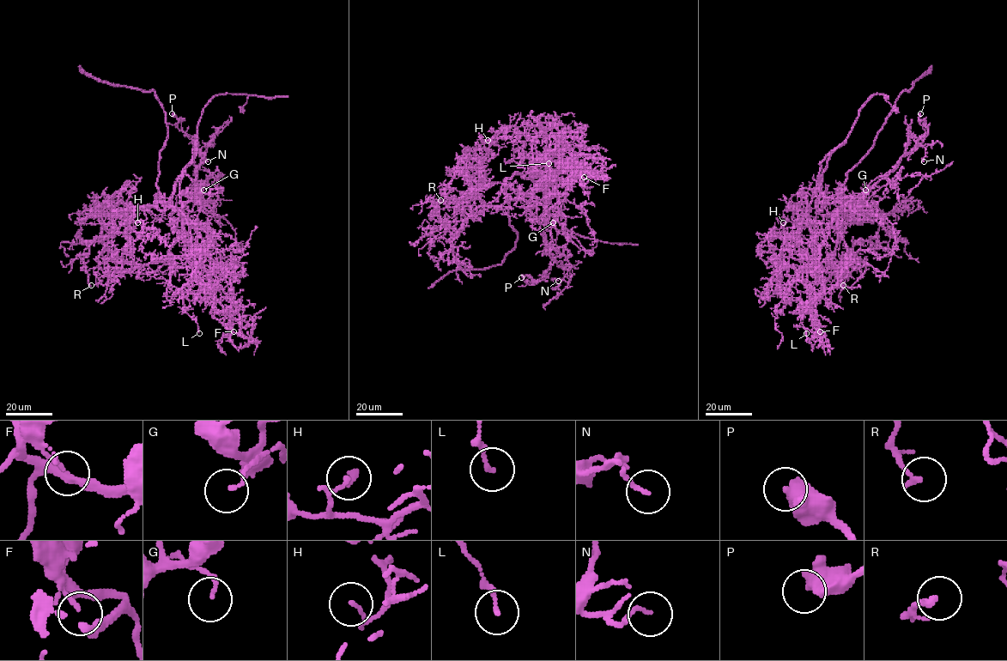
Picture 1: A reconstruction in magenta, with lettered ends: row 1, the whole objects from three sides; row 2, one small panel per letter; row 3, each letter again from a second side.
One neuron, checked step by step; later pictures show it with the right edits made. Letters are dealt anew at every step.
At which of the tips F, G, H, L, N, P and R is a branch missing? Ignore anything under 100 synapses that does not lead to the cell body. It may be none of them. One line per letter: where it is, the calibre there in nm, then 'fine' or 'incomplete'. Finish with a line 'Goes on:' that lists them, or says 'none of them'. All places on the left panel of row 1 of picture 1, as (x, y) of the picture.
F: at (233, 331); 90 nm thick; fine
G: at (203, 190); 110 nm thick; fine
H: at (137, 222); 70 nm thick; fine
L: at (199, 333); 130 nm thick; fine
N: at (208, 161); 110 nm thick; fine
P: at (172, 113); 420 nm thick; fine
R: at (91, 285); 180 nm thick; fine
Goes on: none of them

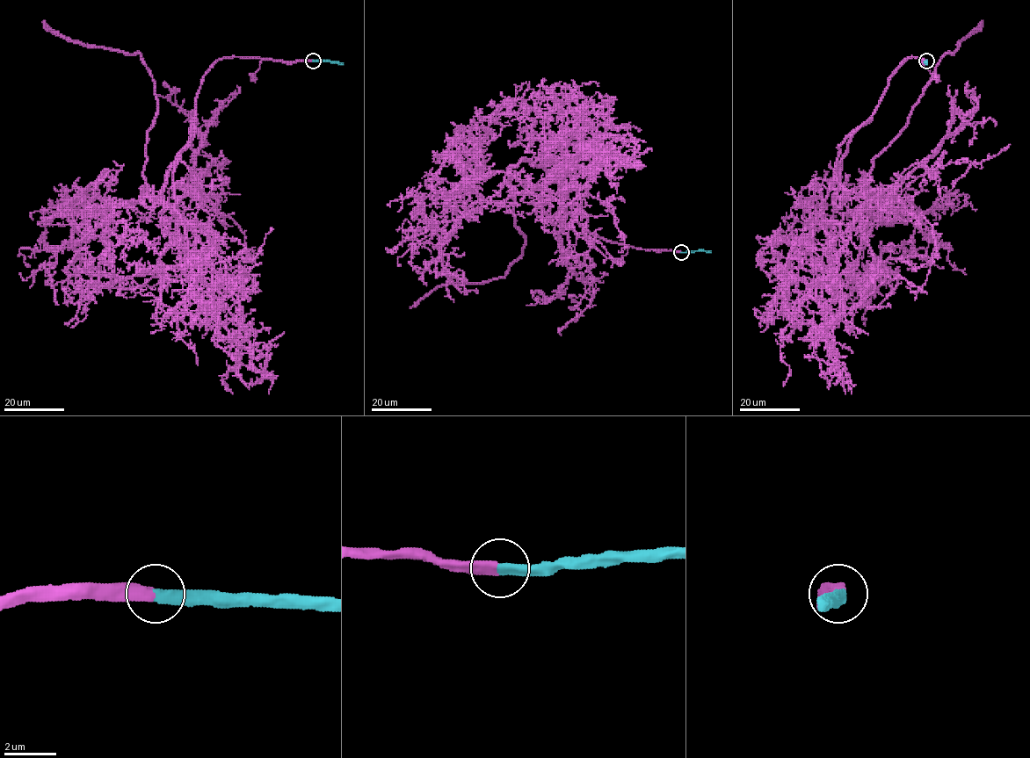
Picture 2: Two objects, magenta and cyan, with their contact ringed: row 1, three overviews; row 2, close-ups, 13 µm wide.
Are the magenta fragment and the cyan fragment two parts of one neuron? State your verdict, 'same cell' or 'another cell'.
same cell

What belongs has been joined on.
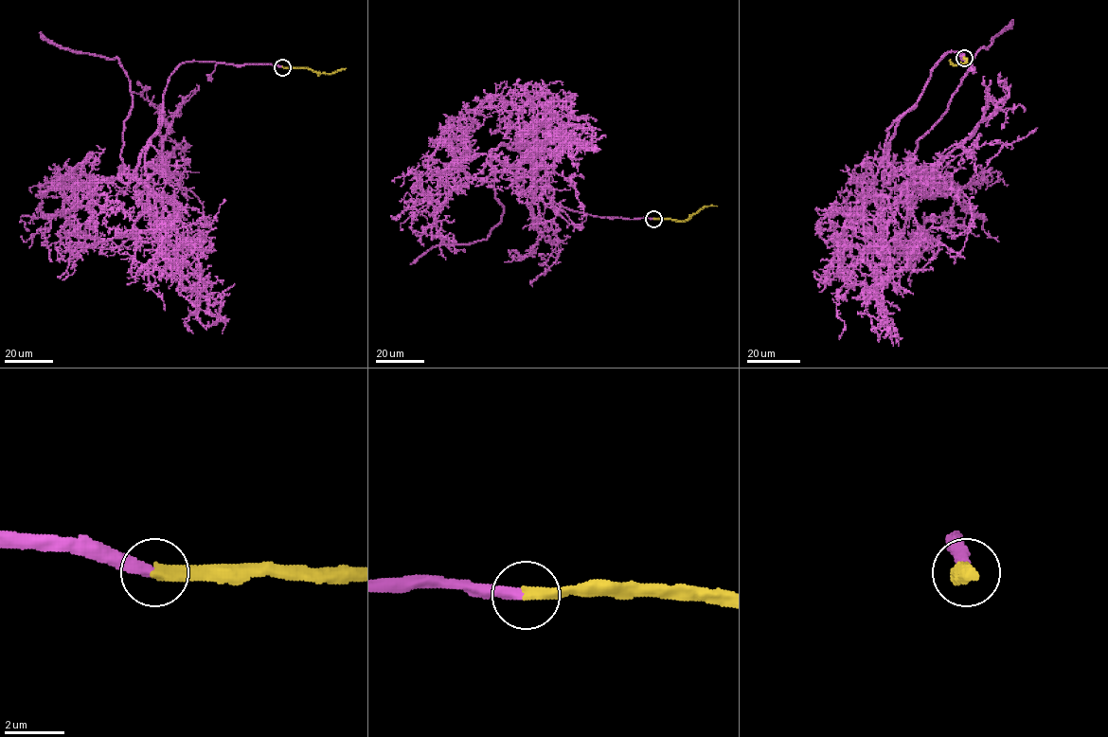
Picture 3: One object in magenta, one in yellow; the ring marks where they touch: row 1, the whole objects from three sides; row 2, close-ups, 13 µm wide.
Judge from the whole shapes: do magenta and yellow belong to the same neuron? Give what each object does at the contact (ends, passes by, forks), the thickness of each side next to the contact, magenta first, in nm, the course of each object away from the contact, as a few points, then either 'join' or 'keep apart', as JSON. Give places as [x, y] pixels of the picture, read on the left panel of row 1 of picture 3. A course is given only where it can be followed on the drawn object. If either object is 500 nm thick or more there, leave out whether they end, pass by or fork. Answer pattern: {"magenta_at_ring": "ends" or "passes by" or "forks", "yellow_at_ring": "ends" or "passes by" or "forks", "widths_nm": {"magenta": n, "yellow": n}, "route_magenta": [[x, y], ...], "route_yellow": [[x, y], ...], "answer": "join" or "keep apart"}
{"magenta_at_ring": "ends", "yellow_at_ring": "ends", "widths_nm": {"magenta": 360, "yellow": 380}, "route_magenta": [[282, 67], [182, 62], [127, 182], [132, 95], [120, 62], [39, 32]], "route_yellow": [[282, 67], [301, 66], [323, 73], [346, 68]], "answer": "join"}

